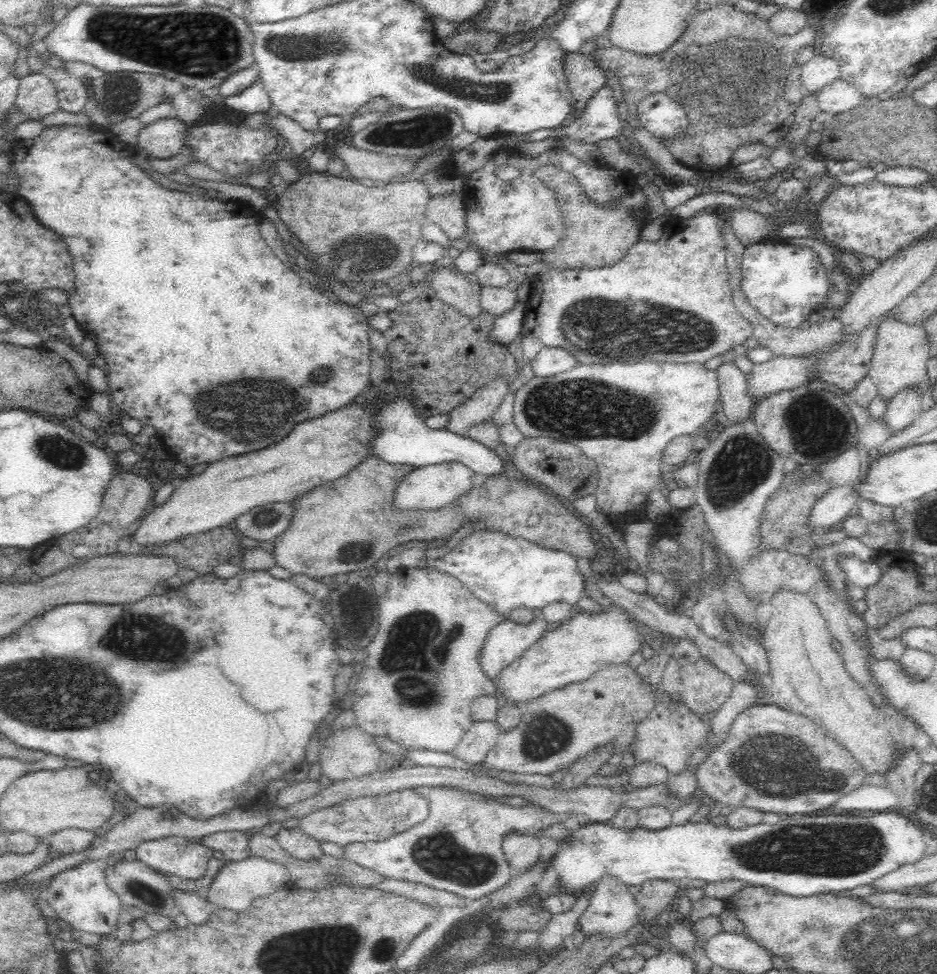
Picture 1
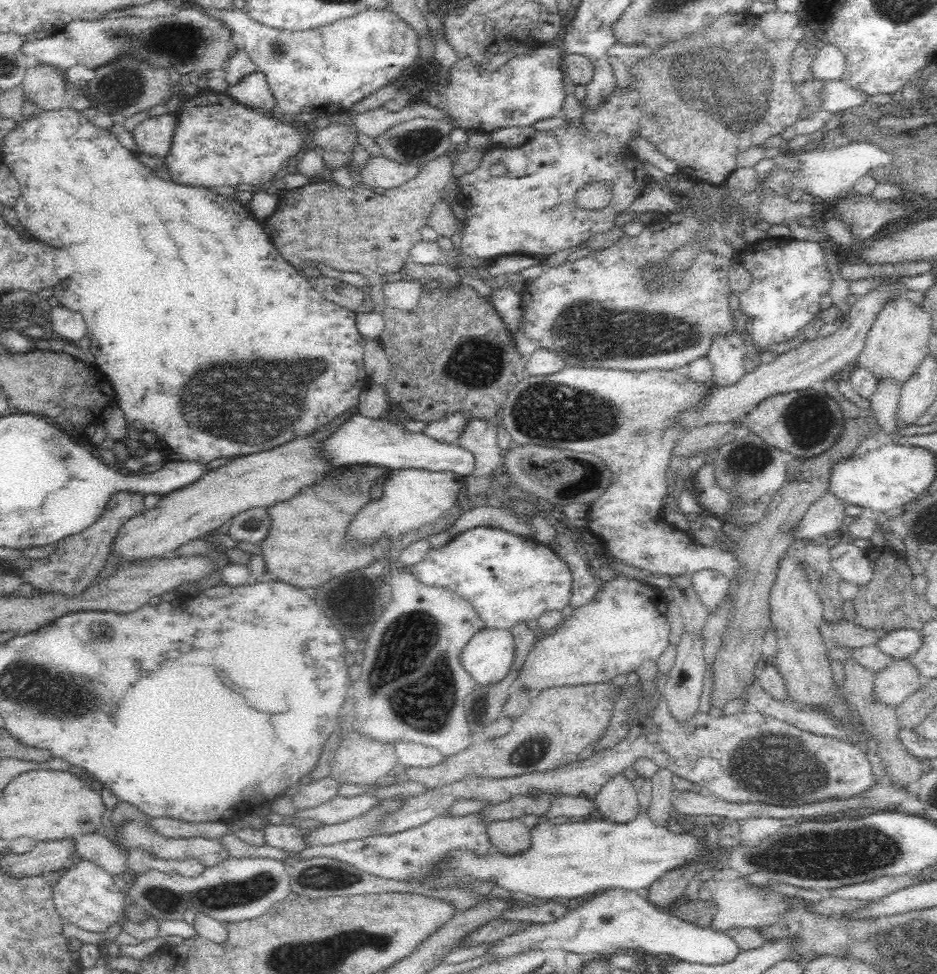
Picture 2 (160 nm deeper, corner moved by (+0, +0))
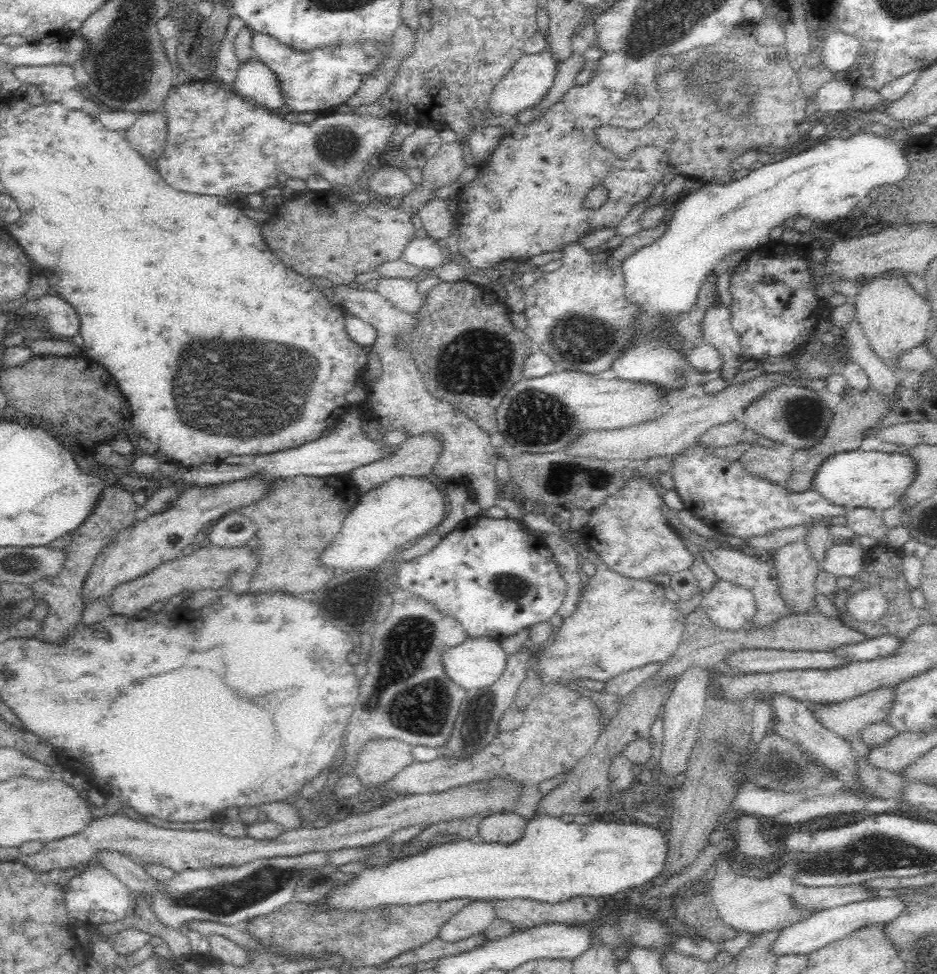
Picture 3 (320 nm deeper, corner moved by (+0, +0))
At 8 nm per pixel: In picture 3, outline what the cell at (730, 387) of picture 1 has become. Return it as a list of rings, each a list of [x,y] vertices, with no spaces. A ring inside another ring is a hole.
[[[718,300],[706,310],[703,317],[704,339],[722,355],[721,377],[726,380],[734,378],[741,363],[739,357],[743,355],[740,337],[733,329],[731,316],[731,309]]]

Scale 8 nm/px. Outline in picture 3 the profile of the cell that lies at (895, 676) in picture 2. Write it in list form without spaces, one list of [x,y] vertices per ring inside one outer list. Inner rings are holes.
[[[887,686],[871,690],[866,694],[861,694],[842,702],[821,706],[810,704],[808,709],[810,709],[812,717],[816,717],[816,720],[820,721],[820,724],[824,725],[826,729],[836,733],[836,735],[848,742],[854,755],[864,757],[871,748],[862,740],[861,732],[869,724],[880,722],[886,718],[886,712],[890,710],[892,698],[894,698],[894,686]]]

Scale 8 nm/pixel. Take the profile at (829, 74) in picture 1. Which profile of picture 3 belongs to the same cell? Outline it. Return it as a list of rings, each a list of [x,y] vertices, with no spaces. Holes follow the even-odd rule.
[[[830,25],[829,36],[818,48],[821,62],[832,72],[842,72],[854,66],[863,42],[861,38],[842,32],[836,26]]]

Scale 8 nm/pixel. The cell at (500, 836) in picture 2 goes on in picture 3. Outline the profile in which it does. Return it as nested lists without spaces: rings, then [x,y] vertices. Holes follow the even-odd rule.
[[[514,811],[491,814],[480,822],[478,839],[510,844],[523,836],[526,826],[527,821]]]

